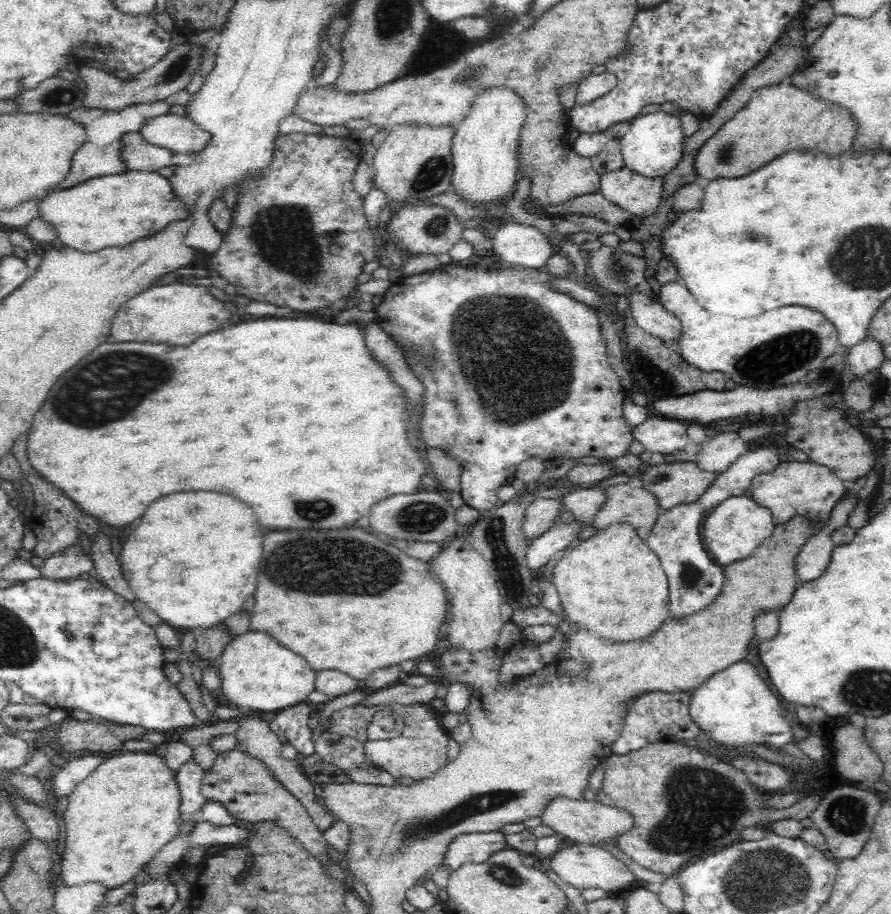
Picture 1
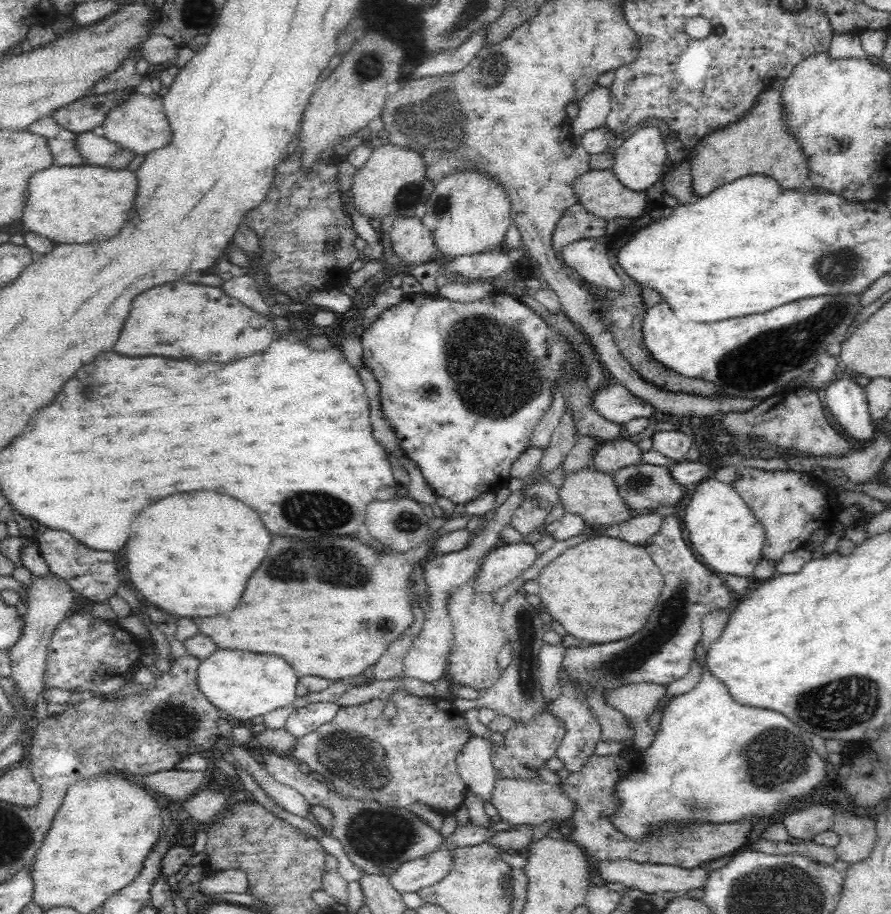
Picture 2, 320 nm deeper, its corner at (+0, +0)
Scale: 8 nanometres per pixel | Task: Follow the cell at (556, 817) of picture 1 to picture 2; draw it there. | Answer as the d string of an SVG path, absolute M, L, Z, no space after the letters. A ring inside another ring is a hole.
M507 778L496 780L490 802L497 809L503 822L517 826L529 824L539 827L548 820L560 824L572 818L578 808L578 803L572 800L572 797L564 795L559 785L550 784L539 778L538 780L508 780Z

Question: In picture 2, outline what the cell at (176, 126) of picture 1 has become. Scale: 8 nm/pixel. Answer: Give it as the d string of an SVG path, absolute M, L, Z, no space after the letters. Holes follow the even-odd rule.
M130 94L129 100L122 107L116 108L103 122L102 129L105 138L136 152L136 155L146 156L148 153L165 148L172 143L173 138L172 127L163 110L163 99L156 94L152 96Z

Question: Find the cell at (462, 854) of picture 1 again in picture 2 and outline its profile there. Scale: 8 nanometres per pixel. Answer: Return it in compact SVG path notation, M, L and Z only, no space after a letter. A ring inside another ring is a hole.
M450 842L446 846L442 845L436 852L404 862L400 870L394 872L388 881L401 895L432 886L454 870L456 848L458 844Z

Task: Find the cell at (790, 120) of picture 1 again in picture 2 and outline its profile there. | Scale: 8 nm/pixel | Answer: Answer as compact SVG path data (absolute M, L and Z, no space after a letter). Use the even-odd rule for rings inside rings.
M770 85L756 98L753 108L750 108L744 117L712 131L712 134L704 136L704 139L690 150L690 154L687 155L686 159L691 168L694 193L700 198L724 186L726 183L743 176L755 175L756 173L774 177L784 188L800 189L808 184L810 161L806 157L807 154L805 154L803 144L799 142L799 138L795 134L791 134L788 122L783 97L776 88Z

